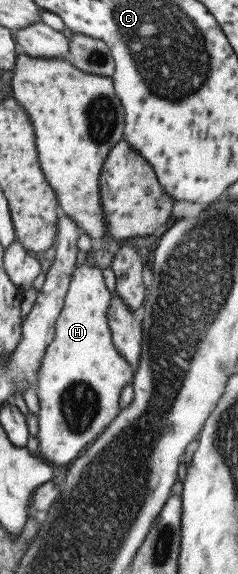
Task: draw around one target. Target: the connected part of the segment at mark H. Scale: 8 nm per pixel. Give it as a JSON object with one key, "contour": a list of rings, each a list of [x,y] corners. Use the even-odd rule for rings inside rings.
{"contour":[[[81,260],[71,276],[63,309],[57,317],[55,337],[49,343],[45,355],[41,357],[39,379],[36,384],[36,394],[40,404],[36,414],[39,426],[37,438],[38,446],[41,447],[41,457],[51,464],[72,463],[87,449],[89,443],[97,440],[97,436],[119,416],[121,393],[134,379],[135,369],[129,365],[129,361],[123,359],[123,355],[119,355],[119,351],[113,345],[109,320],[107,320],[107,309],[111,305],[112,293],[106,286],[102,270],[84,264]]]}

